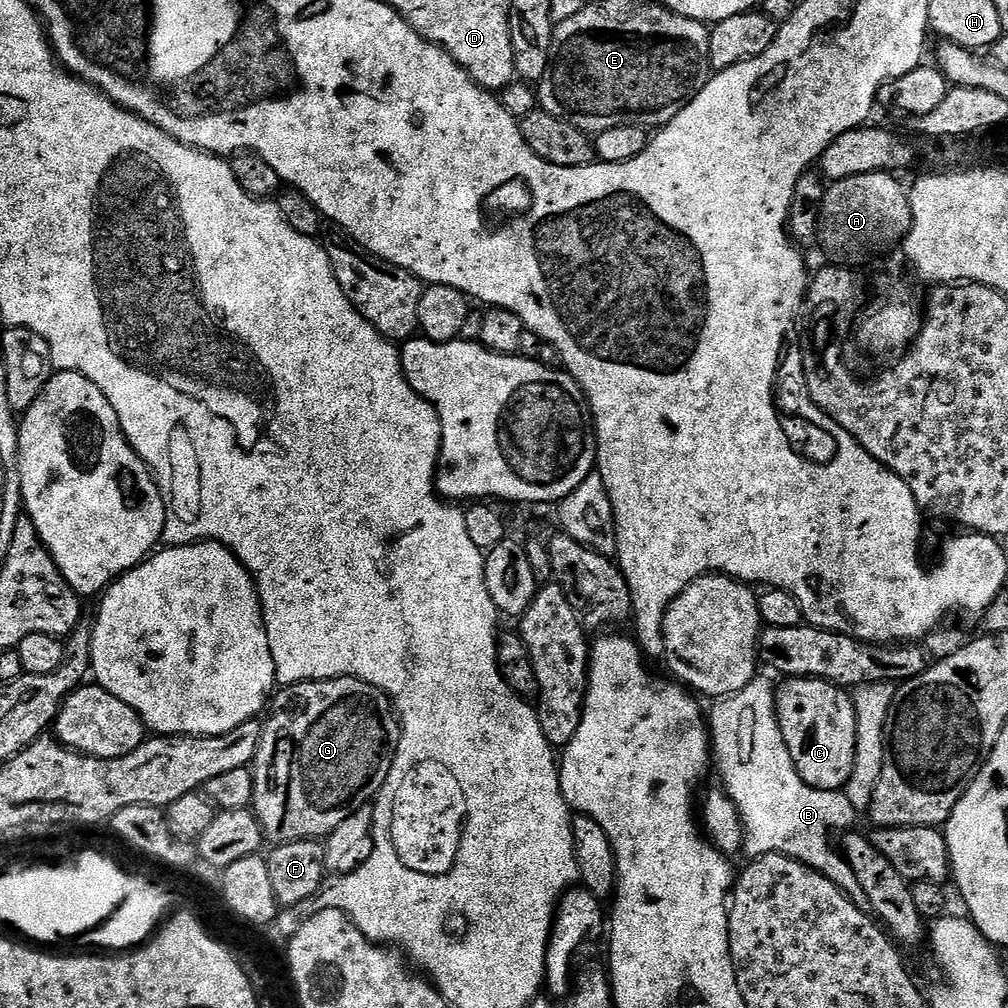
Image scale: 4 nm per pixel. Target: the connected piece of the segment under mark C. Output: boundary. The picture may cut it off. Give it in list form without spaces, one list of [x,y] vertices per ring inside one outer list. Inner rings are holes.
[[[788,678],[783,683],[776,688],[776,717],[798,774],[818,790],[841,791],[851,777],[855,762],[855,706],[852,705],[851,695],[825,680]]]

